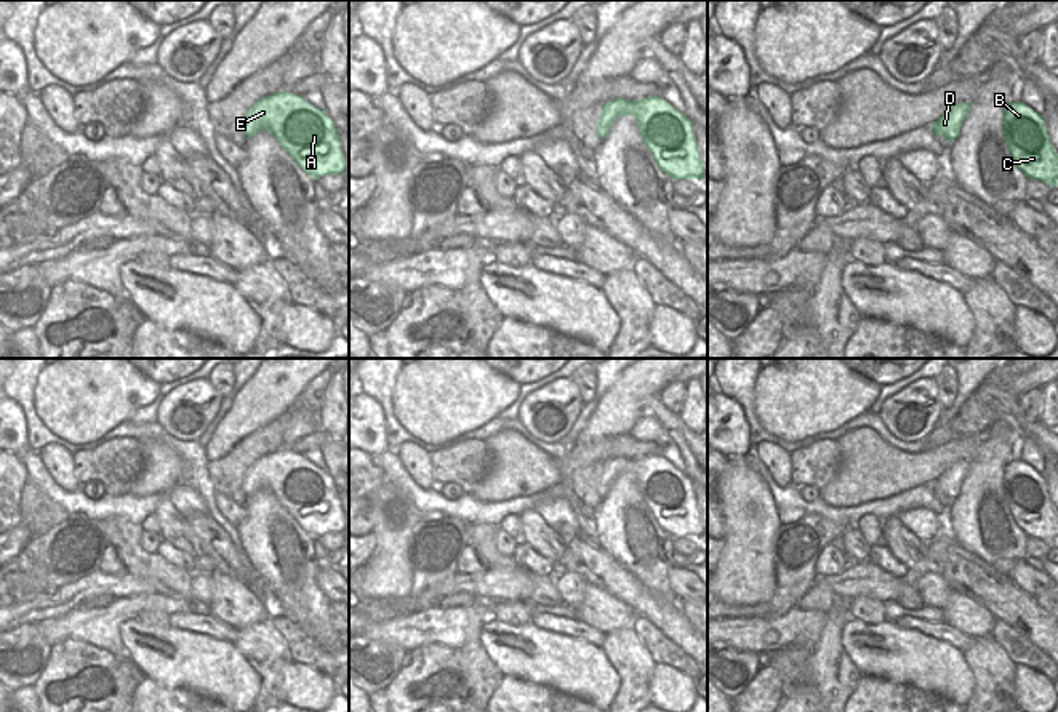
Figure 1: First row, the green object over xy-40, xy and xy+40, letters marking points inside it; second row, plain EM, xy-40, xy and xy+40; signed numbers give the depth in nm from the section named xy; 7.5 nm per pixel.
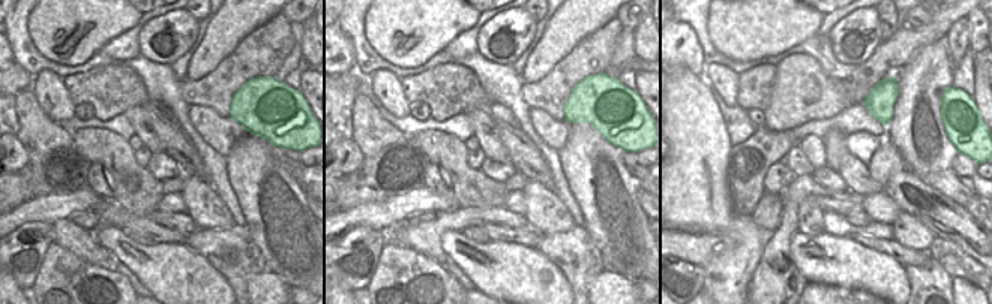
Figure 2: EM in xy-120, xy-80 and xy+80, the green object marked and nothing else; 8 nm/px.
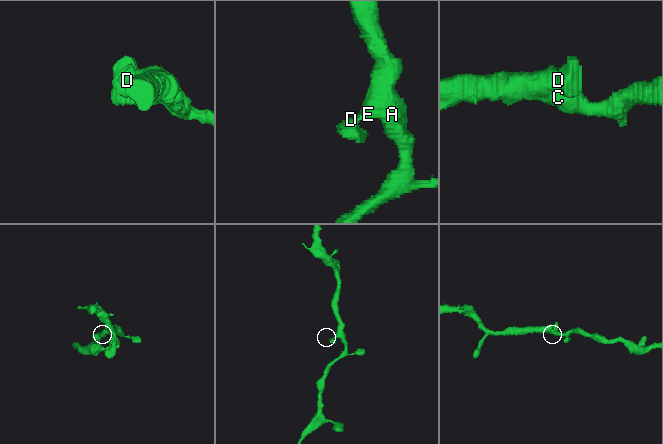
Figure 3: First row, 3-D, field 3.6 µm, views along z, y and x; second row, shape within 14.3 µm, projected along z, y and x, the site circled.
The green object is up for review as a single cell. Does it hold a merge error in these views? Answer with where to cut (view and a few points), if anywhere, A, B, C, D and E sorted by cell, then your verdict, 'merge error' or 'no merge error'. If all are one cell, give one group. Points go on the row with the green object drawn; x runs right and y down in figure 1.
no cut; A B C D E; no merge error

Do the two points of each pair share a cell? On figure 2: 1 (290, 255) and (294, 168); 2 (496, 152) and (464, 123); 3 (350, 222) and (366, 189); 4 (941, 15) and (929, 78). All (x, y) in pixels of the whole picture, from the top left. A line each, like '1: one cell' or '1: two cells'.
1: two cells
2: two cells
3: two cells
4: two cells

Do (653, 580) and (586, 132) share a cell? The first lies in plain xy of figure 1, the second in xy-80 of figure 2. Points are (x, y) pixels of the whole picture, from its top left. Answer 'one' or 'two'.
one

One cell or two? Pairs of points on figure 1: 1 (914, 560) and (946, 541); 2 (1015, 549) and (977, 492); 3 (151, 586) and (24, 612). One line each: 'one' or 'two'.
1: two
2: one
3: one

